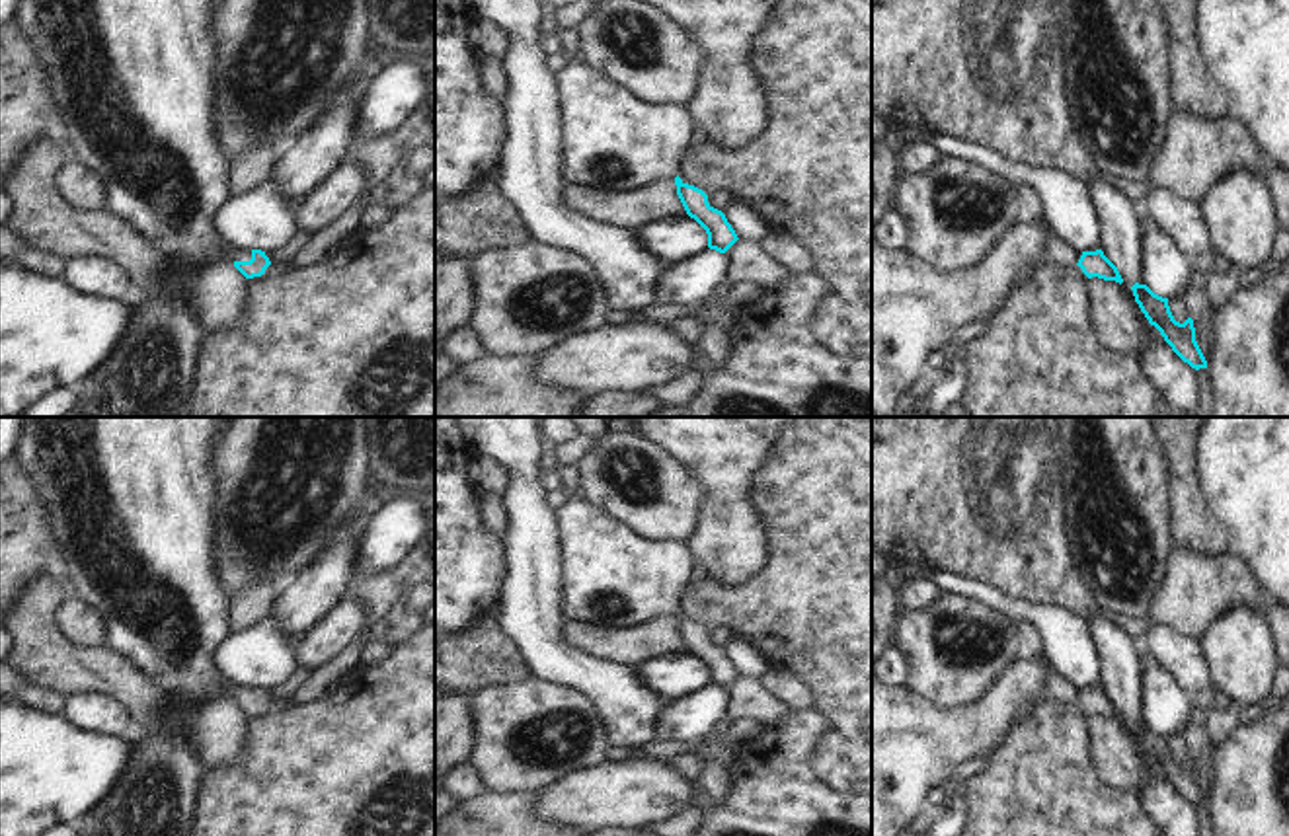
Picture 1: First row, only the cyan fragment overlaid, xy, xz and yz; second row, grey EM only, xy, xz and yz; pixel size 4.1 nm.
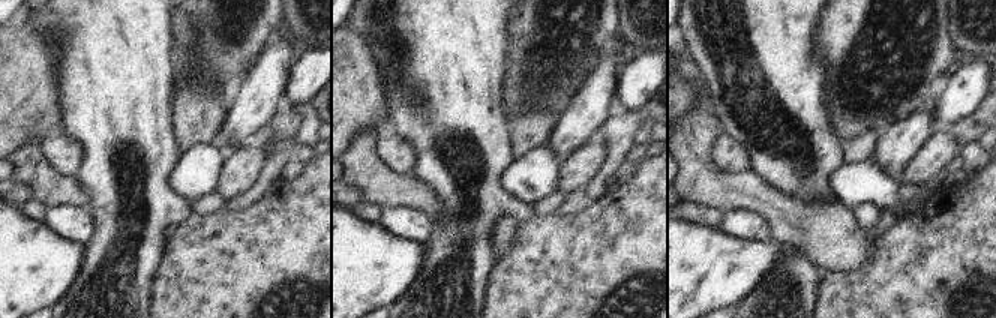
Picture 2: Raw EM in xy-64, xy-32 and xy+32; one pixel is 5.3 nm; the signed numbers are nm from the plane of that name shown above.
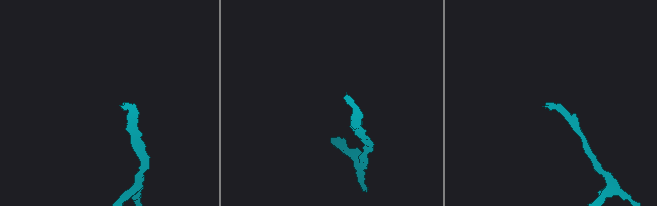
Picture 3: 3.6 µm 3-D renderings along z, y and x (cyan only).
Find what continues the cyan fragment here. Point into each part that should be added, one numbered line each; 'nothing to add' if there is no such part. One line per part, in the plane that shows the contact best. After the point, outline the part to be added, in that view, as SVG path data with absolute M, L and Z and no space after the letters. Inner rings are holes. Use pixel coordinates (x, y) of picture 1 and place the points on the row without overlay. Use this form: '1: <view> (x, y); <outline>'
1: xy (131, 499); M23 417L21 421L14 456L29 472L49 511L51 526L60 548L59 573L64 577L64 589L99 610L105 624L105 647L127 659L164 694L156 719L146 727L137 725L135 735L127 741L127 760L109 787L74 822L74 836L191 836L195 801L207 766L189 739L189 715L213 694L226 694L232 700L252 696L250 686L232 682L215 665L216 645L232 631L230 594L222 589L215 565L216 470L213 466L213 452L222 423L224 417Z

